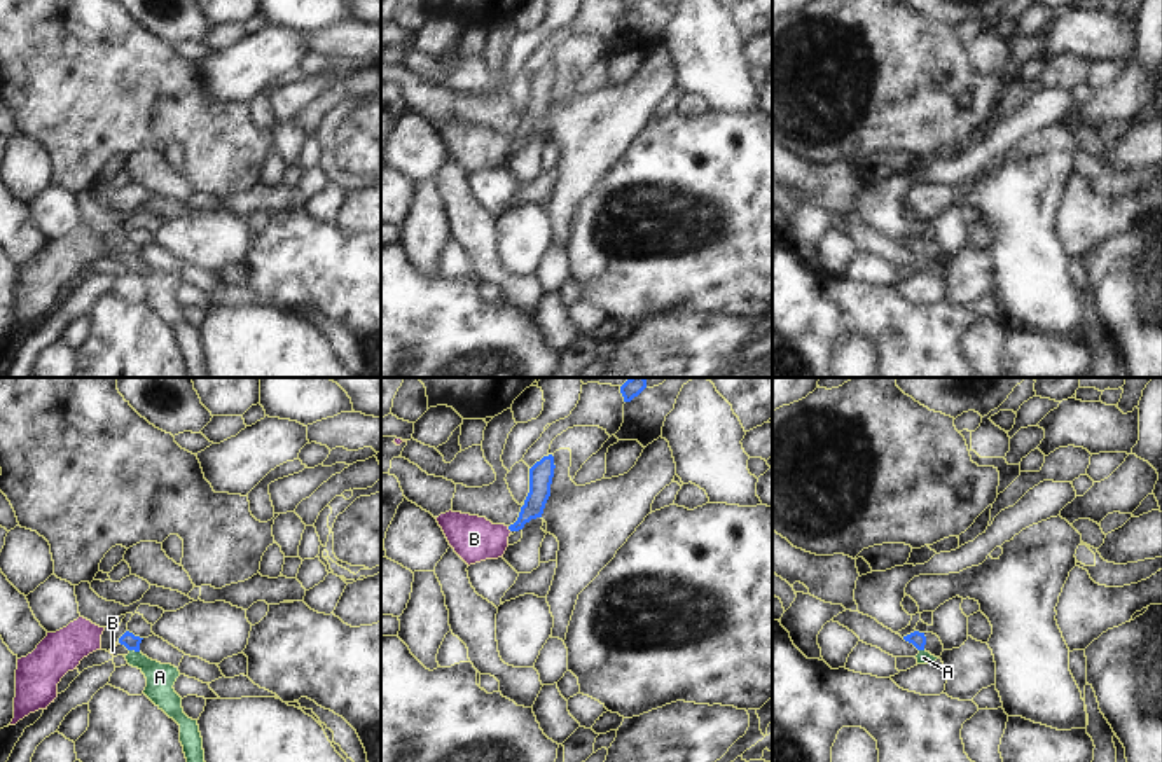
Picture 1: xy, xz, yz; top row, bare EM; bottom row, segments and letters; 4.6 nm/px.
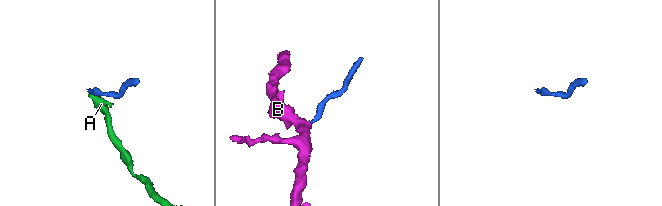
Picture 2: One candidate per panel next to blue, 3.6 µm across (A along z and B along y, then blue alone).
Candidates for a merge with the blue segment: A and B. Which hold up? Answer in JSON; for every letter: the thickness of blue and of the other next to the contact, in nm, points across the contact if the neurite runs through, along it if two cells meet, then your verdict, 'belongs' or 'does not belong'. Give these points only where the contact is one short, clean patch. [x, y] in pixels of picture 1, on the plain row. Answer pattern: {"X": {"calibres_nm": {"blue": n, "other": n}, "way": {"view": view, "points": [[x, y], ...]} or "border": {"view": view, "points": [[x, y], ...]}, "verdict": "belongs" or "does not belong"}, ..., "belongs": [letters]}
{"A": {"calibres_nm": {"blue": 70, "other": 130}, "border": {"view": "xy", "points": [[130, 257], [138, 261]]}, "verdict": "does not belong"}, "B": {"calibres_nm": {"blue": 100, "other": 220}, "way": {"view": "xz", "points": [[539, 102], [533, 116], [509, 137], [493, 147], [474, 147]]}, "verdict": "belongs"}, "belongs": ["B"]}

